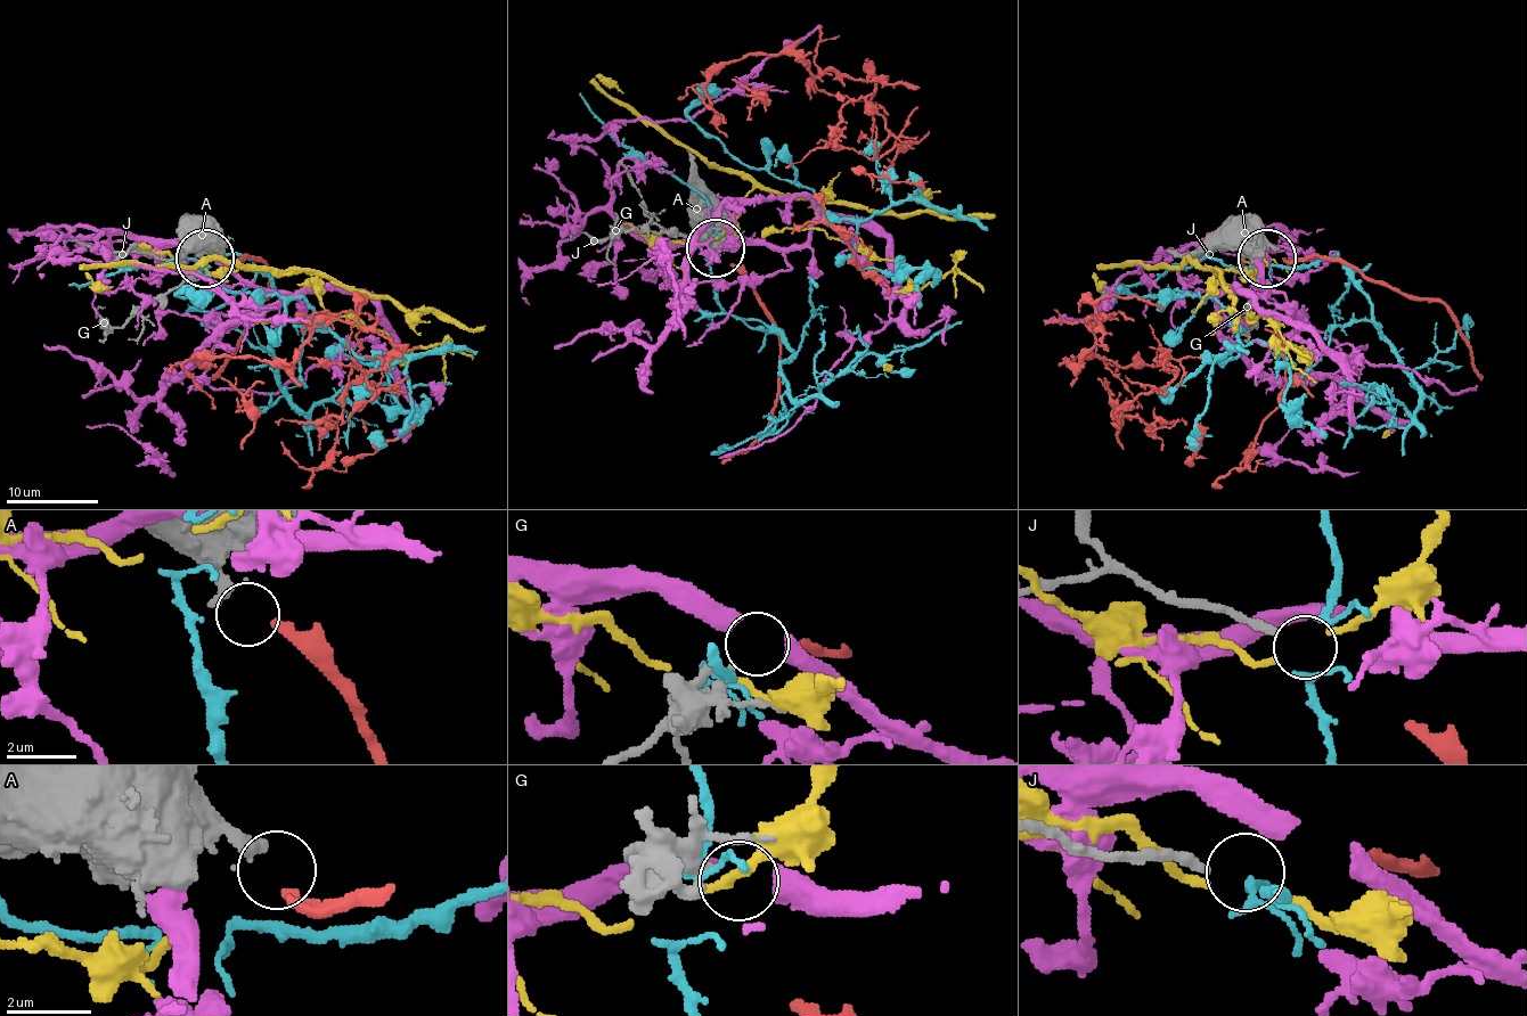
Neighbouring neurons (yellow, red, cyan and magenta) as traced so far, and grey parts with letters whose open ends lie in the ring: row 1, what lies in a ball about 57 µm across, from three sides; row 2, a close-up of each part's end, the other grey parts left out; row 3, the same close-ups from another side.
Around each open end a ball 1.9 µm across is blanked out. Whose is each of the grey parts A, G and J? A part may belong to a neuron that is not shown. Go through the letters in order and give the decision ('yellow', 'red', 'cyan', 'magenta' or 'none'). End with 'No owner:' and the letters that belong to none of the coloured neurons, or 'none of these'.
A: red
G: magenta
J: none
No owner: J

